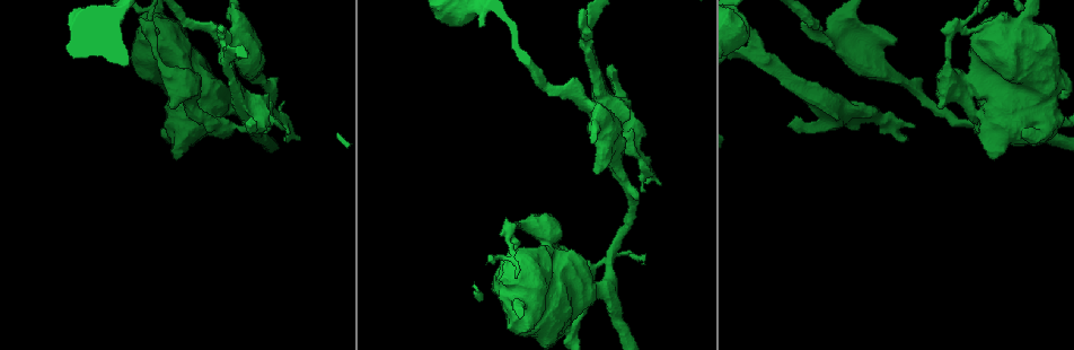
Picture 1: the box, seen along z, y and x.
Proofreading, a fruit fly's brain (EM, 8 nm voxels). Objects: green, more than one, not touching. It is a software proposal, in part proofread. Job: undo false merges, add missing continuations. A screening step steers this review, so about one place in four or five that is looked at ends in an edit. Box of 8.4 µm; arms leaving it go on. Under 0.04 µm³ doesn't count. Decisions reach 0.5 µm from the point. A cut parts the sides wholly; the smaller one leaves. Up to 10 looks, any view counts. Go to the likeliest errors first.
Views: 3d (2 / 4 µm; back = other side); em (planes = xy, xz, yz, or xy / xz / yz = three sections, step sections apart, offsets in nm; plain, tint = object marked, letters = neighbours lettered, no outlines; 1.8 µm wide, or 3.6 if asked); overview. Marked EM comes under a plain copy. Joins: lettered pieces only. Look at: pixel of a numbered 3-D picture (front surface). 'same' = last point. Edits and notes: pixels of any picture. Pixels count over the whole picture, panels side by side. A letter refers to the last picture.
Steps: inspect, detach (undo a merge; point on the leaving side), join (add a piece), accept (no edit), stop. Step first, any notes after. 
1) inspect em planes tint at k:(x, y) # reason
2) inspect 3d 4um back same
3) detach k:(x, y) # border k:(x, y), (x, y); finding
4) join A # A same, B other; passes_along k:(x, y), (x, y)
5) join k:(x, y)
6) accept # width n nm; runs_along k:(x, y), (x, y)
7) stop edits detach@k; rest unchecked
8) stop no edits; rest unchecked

inspect em 3.6um xz step 4 letters at 1:(912, 128)

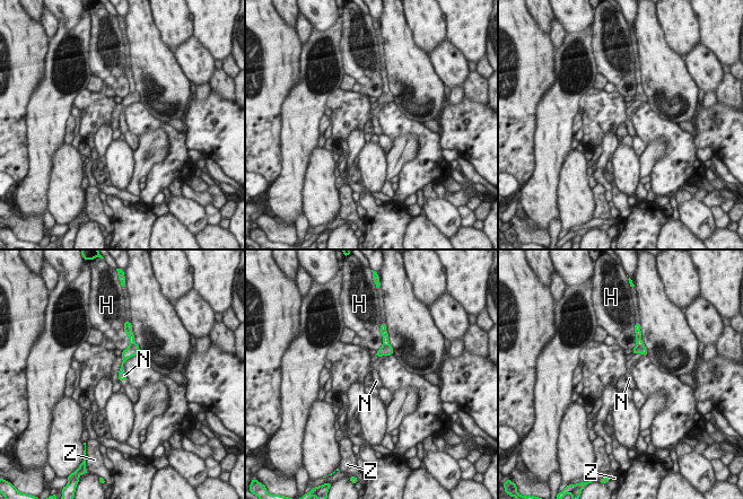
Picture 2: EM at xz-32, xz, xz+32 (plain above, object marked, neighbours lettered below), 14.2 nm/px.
join 2:(123, 383) # H other, N same, Z other; it goes on there

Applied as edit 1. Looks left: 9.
inspect em planes letters at 1:(252, 117) # an open end

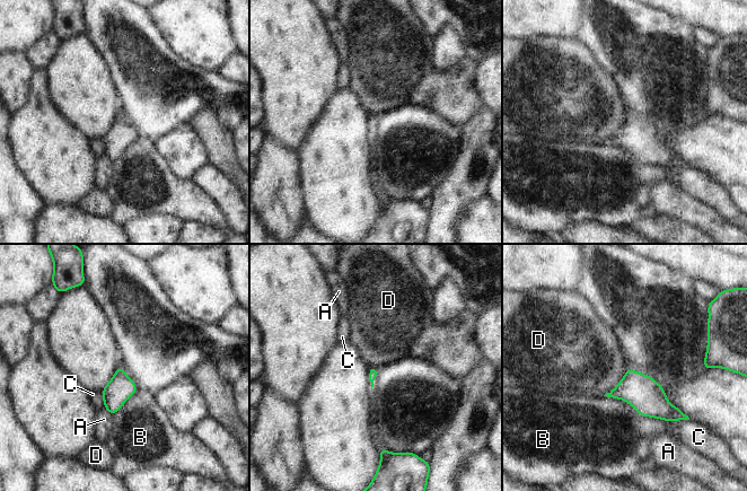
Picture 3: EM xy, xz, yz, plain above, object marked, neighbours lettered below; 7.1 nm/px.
accept # A other, B other, C other, D other; border 3:(622, 378), (604, 395); no lettered piece goes on from it

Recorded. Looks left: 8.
inspect 3d 2um at 1:(949, 55) # touches itself

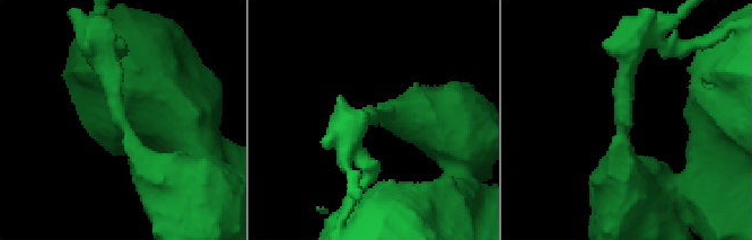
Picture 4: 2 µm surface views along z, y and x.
inspect em planes letters at 4:(117, 117)

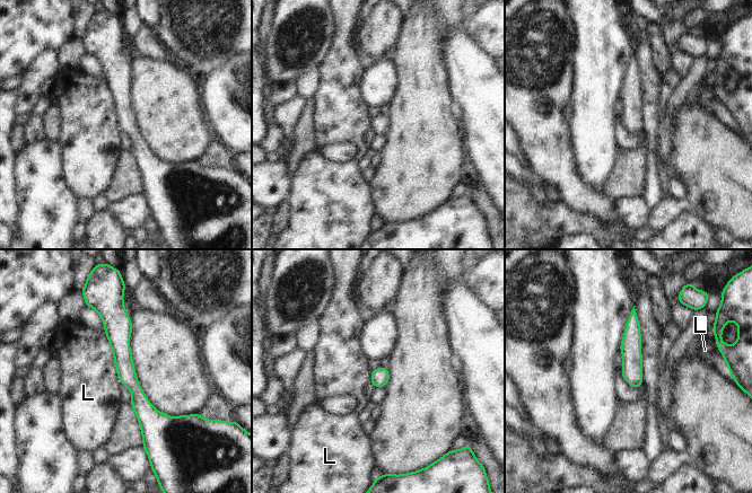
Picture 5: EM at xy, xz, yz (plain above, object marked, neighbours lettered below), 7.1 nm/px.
accept # width 130 nm; L other; border 5:(104, 333), (113, 352); one cell here

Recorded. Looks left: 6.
inspect em planes tint at 1:(284, 104) # thin end

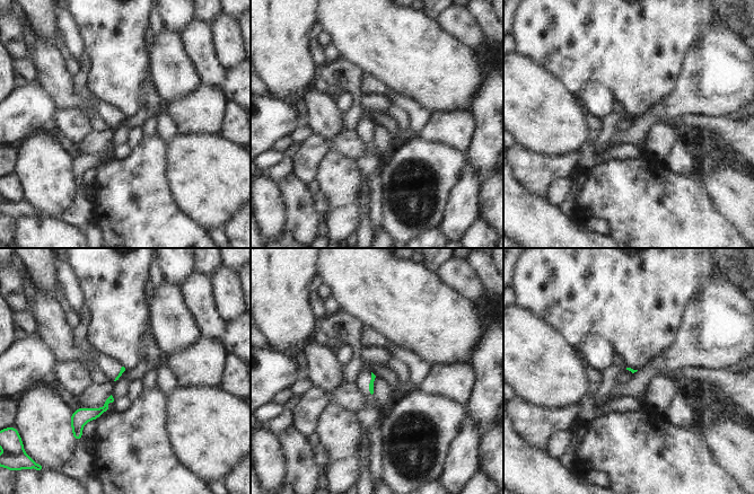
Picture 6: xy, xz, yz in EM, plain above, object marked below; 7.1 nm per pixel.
inspect em planes letters same

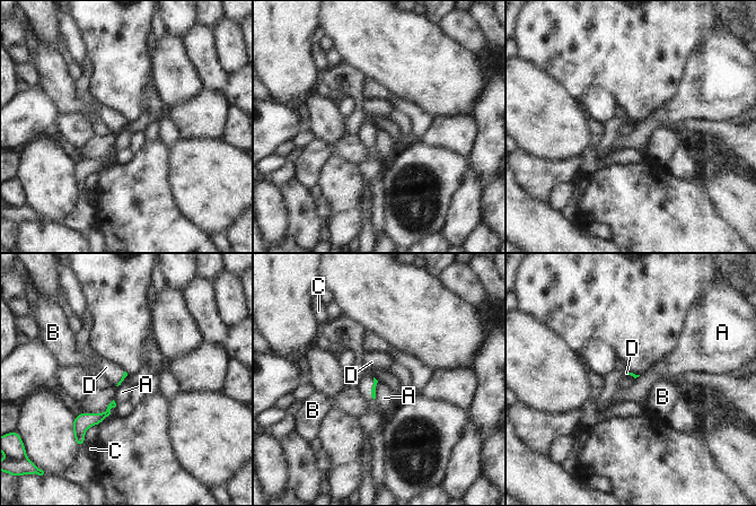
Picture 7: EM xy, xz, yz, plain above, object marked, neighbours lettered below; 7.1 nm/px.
join 7:(371, 361) # longest_contact D 170 nm; A other, B other, C other, D same; the cell continues

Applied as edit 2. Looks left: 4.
stop edits join@2, join@7; rest unchecked

